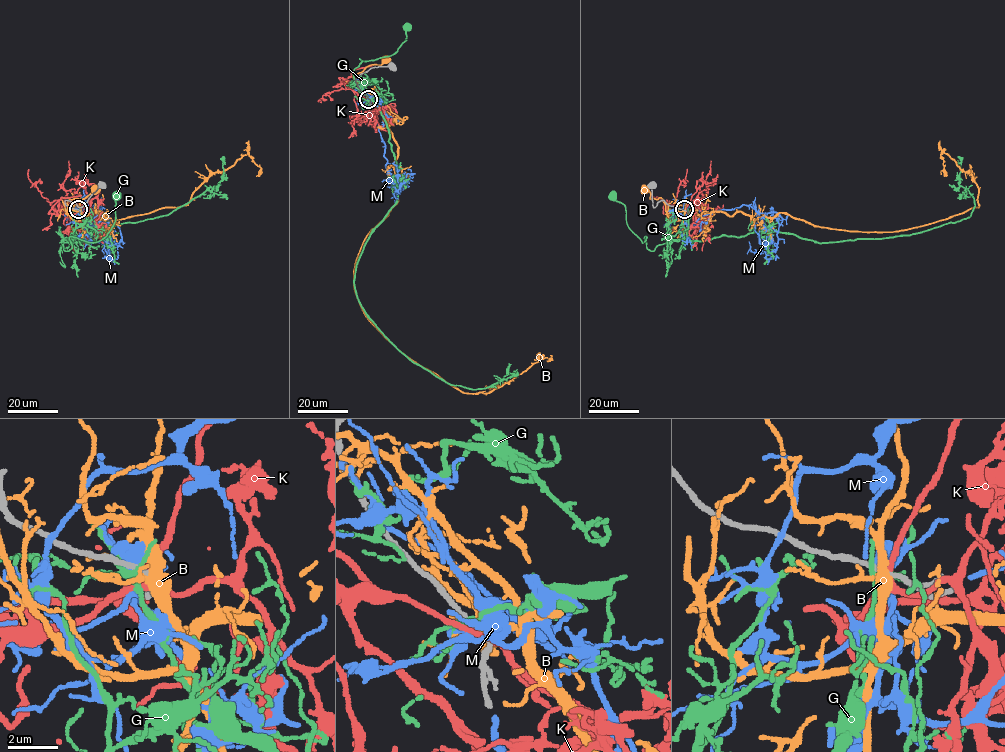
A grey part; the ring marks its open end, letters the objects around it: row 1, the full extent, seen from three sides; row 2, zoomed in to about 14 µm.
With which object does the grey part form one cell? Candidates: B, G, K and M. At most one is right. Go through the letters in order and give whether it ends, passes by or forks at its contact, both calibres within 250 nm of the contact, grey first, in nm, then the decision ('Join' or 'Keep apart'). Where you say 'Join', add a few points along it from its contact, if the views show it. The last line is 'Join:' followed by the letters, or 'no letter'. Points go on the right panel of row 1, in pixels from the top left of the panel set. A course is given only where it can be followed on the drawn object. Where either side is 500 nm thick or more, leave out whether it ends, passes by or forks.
B: It forks there. Thickness 200 nm (grey) against 320 nm. Keep apart
G: It forks there. Thickness 190 nm (grey) against 240 nm. Keep apart
K: It forks there. Thickness 200 nm (grey) against 240 nm. Keep apart
M: It forks there. Thickness 190 nm (grey) against 400 nm. Join. Its course: (684, 209), (689, 225), (743, 204), (779, 216), (774, 251), (752, 252), (749, 241)
Join: M

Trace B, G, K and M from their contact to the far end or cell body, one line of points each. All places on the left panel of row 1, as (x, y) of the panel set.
B: (79, 210), (83, 219), (74, 221), (62, 199), (84, 199), (94, 189)
G: (78, 210), (84, 231), (64, 242), (65, 251), (70, 236), (102, 239), (115, 219), (117, 195)
K: (79, 211), (67, 216), (68, 213), (75, 213), (79, 207), (76, 197), (63, 186), (69, 173), (69, 161)
M: (78, 209), (90, 225), (93, 215), (88, 211), (94, 204), (104, 212), (109, 252), (102, 241)

